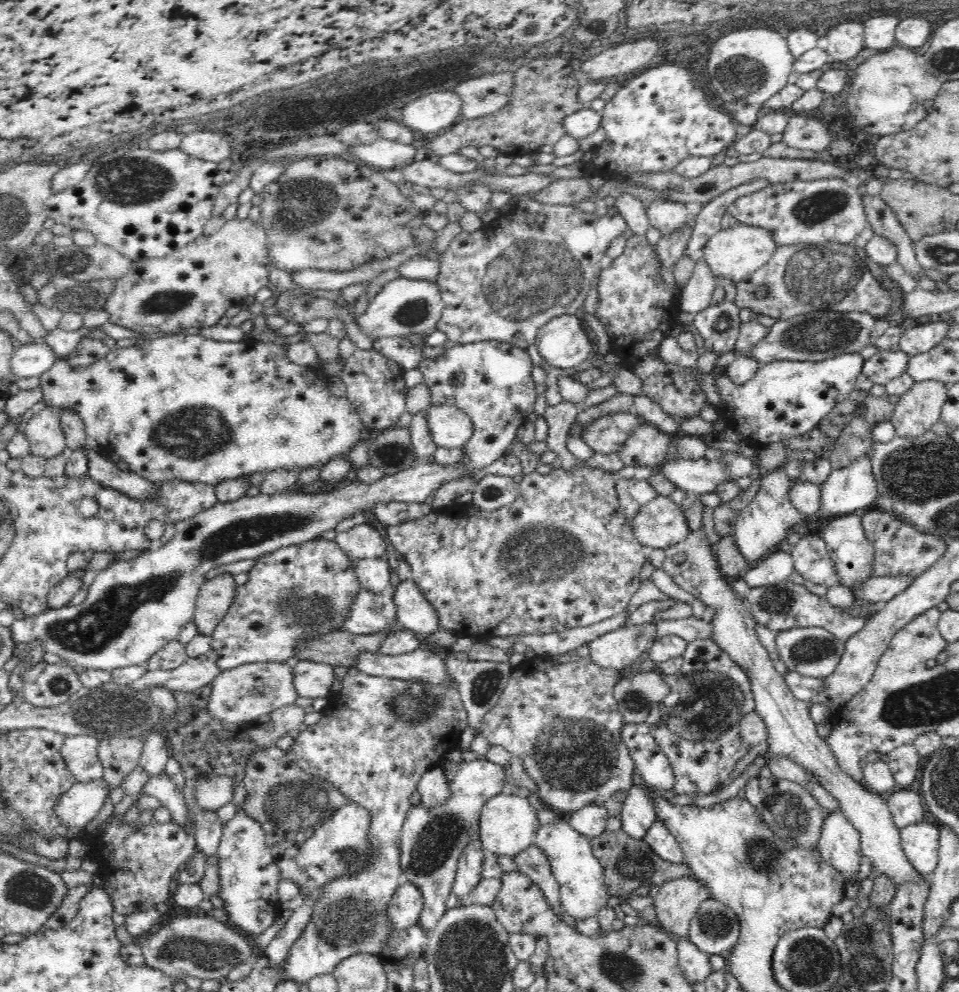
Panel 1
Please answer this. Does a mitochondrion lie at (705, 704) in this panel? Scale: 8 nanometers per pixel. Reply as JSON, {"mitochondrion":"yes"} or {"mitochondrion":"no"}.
{"mitochondrion":"yes"}

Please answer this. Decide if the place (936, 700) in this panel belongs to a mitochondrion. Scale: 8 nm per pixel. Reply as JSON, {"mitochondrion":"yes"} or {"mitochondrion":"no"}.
{"mitochondrion":"yes"}

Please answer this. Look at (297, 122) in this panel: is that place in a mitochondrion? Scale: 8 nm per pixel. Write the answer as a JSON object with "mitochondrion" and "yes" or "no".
{"mitochondrion":"no"}

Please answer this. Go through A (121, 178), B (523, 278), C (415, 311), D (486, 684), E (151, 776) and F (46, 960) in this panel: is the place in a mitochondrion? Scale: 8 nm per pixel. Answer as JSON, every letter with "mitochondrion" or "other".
{"A":"mitochondrion","B":"mitochondrion","C":"mitochondrion","D":"mitochondrion","E":"other","F":"other"}

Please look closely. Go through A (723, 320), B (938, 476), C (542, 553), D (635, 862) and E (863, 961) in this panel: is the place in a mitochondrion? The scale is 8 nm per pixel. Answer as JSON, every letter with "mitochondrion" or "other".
{"A":"mitochondrion","B":"mitochondrion","C":"mitochondrion","D":"mitochondrion","E":"mitochondrion"}

